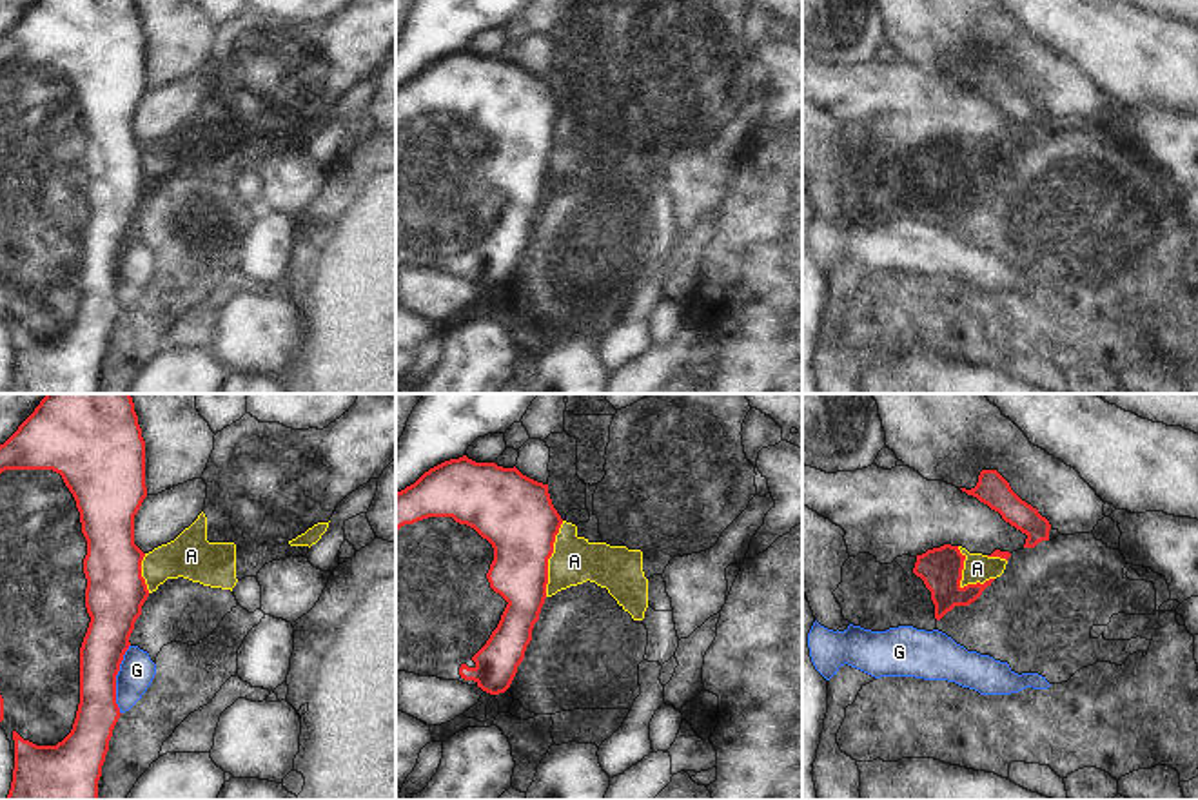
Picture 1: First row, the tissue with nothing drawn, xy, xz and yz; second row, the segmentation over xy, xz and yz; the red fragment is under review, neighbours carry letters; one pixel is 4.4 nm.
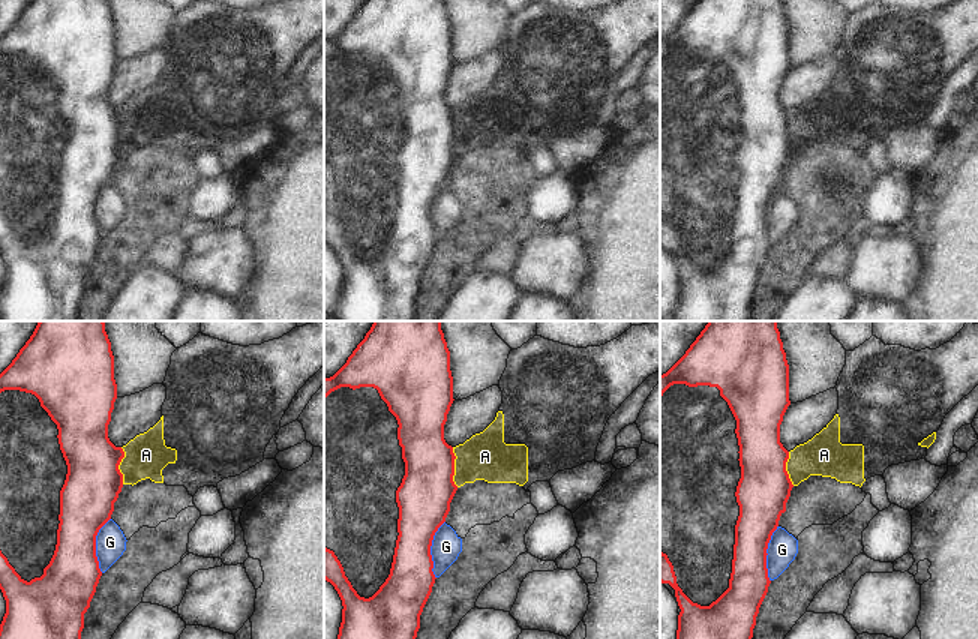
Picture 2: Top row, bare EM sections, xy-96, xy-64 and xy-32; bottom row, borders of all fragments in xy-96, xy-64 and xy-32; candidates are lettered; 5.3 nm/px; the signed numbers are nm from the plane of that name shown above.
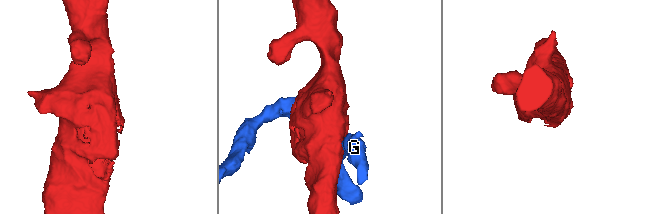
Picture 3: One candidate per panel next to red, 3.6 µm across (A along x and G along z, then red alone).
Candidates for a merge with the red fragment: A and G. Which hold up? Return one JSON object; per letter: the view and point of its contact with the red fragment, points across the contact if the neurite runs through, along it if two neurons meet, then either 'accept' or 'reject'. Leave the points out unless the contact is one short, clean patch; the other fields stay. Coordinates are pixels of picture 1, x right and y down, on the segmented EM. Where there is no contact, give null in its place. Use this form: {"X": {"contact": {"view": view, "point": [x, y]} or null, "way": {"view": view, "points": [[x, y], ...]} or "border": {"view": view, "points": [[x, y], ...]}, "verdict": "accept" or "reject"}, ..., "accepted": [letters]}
{"A": {"contact": {"view": "yz", "point": [959, 583]}, "border": {"view": "yz", "points": [[957, 546], [964, 557], [962, 586], [993, 579]]}, "verdict": "reject"}, "G": {"contact": {"view": "xy", "point": [115, 679]}, "verdict": "reject"}, "accepted": []}

